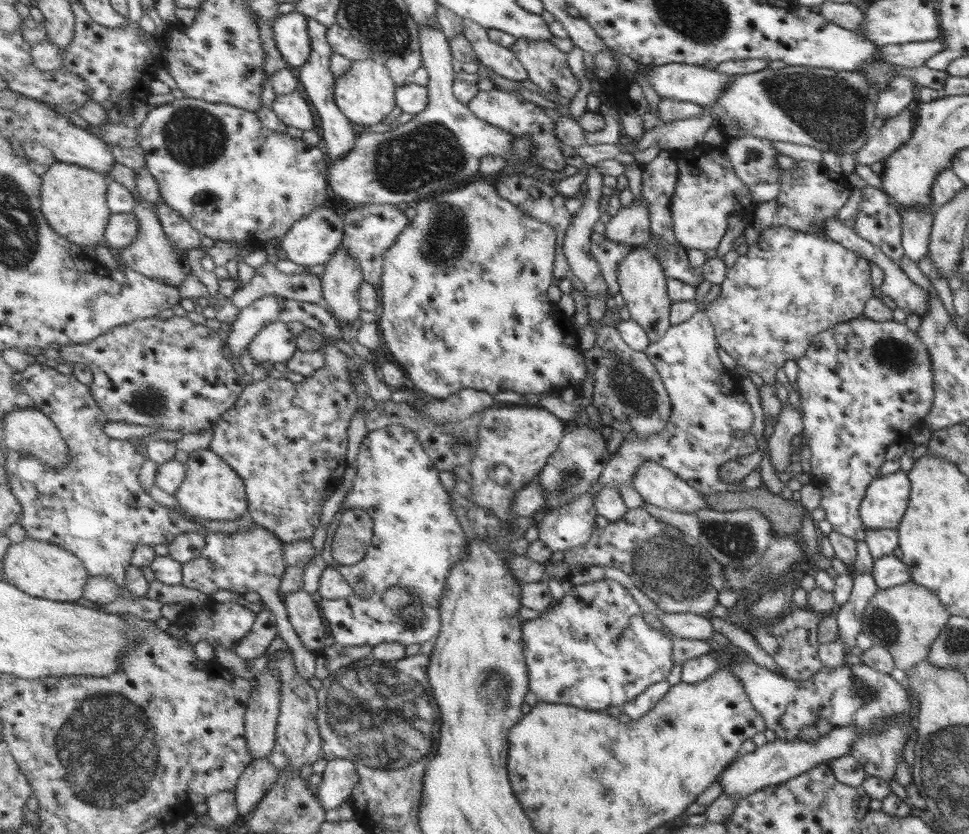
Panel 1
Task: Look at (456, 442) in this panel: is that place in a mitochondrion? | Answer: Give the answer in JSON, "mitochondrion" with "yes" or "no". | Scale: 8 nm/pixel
{"mitochondrion":"yes"}

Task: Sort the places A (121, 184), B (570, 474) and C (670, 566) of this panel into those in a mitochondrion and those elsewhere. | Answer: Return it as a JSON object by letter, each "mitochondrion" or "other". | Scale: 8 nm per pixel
{"A":"other","B":"mitochondrion","C":"mitochondrion"}

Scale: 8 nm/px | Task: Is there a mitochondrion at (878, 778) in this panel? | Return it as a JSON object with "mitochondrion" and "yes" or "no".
{"mitochondrion":"no"}

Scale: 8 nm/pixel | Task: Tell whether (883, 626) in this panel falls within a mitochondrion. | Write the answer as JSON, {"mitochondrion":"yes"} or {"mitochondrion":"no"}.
{"mitochondrion":"yes"}

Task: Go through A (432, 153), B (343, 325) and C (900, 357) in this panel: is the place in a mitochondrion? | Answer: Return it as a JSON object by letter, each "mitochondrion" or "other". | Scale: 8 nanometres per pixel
{"A":"mitochondrion","B":"other","C":"mitochondrion"}

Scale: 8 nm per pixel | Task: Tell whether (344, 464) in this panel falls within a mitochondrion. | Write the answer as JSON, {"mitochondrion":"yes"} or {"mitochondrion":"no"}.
{"mitochondrion":"no"}

